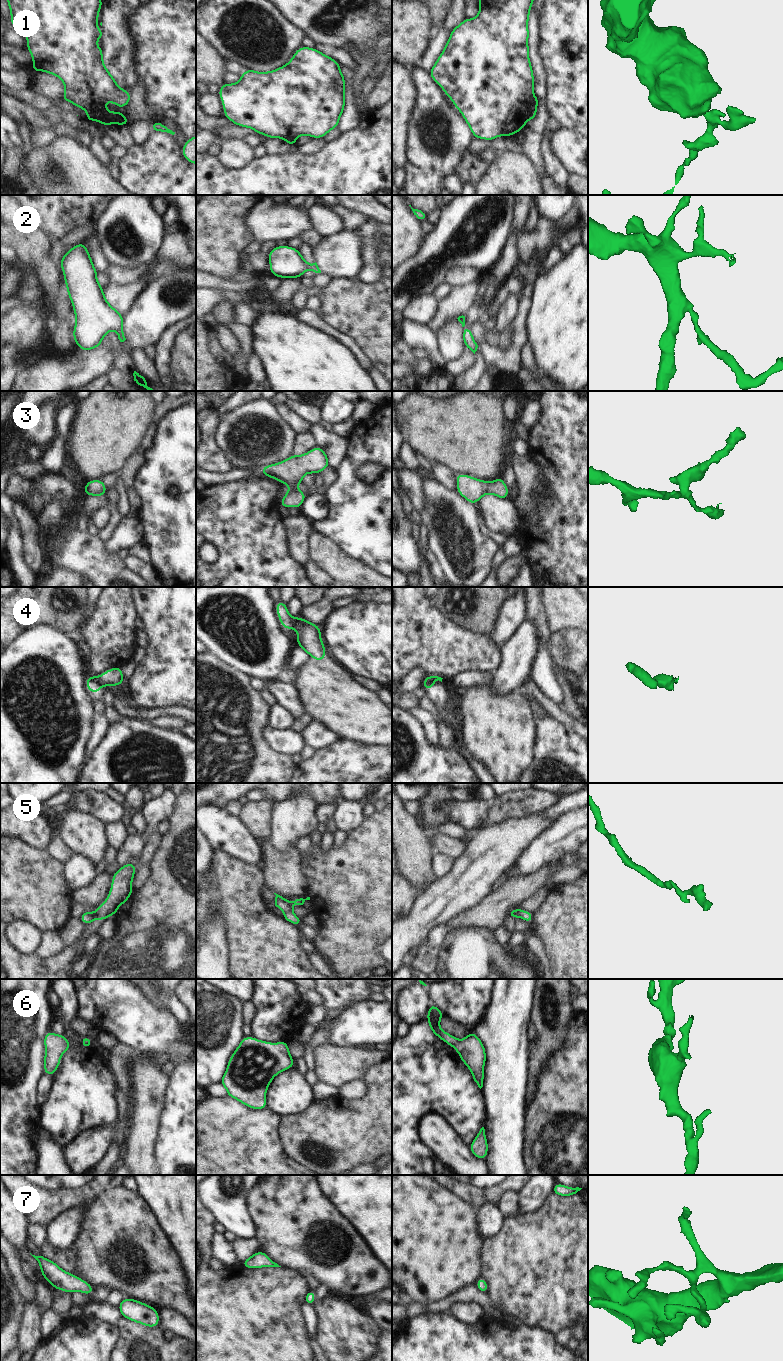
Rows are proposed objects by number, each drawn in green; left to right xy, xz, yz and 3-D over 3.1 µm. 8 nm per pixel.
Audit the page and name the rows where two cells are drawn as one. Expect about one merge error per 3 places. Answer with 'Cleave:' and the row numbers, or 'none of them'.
Cleave: 1, 4, 5.

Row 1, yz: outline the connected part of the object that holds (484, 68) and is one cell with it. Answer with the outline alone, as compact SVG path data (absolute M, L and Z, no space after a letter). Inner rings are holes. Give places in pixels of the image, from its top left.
M479 0L479 14L472 19L465 18L462 23L451 30L451 35L442 53L429 72L431 78L443 89L447 97L452 100L454 106L460 111L475 138L491 141L501 135L505 137L512 136L523 130L525 124L529 120L528 100L533 95L535 81L529 59L528 46L528 21L533 1L534 0Z

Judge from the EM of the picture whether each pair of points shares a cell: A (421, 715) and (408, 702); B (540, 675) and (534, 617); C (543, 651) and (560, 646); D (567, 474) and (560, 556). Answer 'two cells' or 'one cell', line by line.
A: two cells
B: one cell
C: two cells
D: one cell

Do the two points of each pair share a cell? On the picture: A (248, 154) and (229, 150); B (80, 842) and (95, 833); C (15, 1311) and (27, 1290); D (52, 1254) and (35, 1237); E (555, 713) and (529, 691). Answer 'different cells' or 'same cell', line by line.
A: same cell
B: same cell
C: different cells
D: different cells
E: same cell

